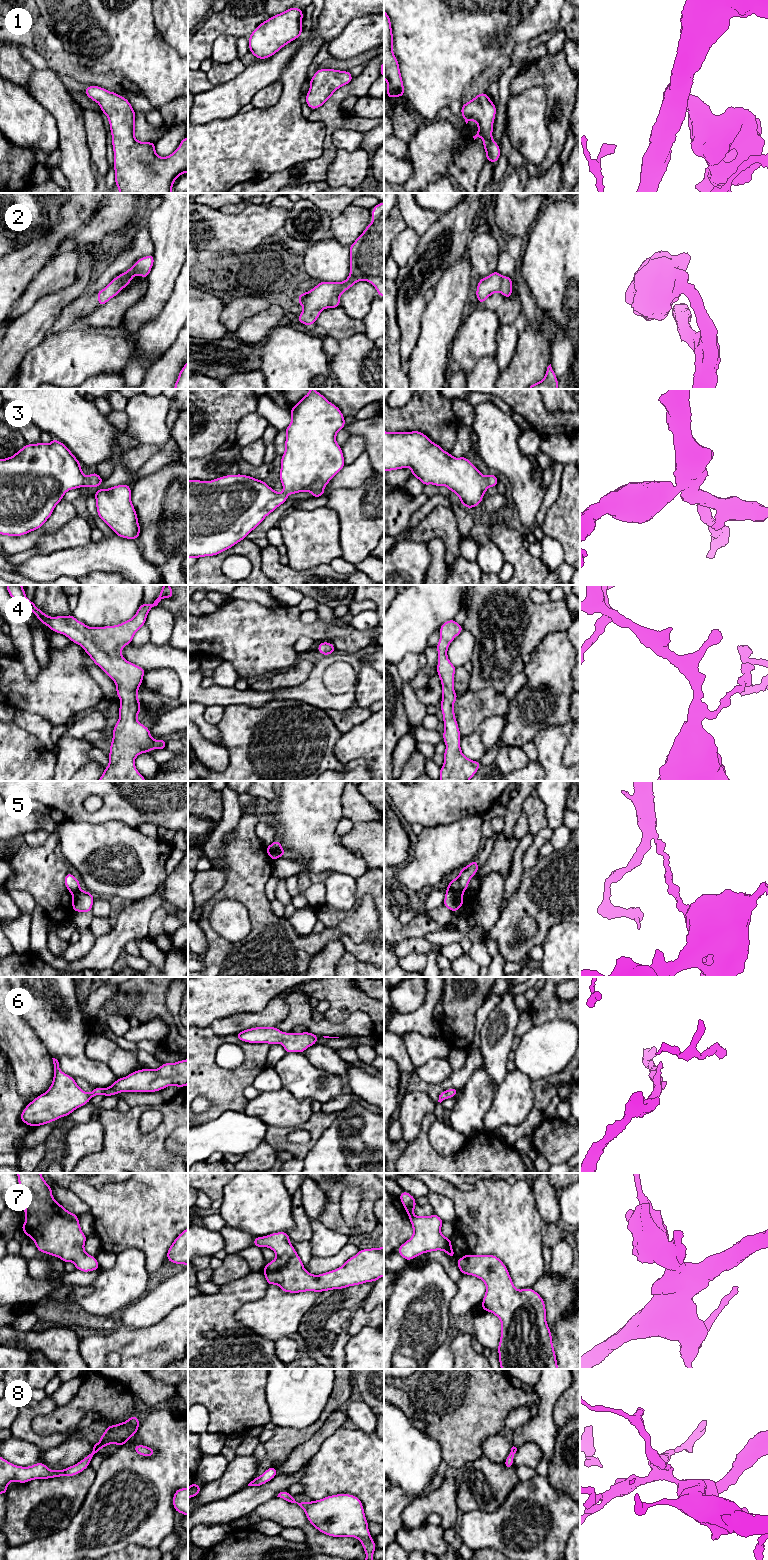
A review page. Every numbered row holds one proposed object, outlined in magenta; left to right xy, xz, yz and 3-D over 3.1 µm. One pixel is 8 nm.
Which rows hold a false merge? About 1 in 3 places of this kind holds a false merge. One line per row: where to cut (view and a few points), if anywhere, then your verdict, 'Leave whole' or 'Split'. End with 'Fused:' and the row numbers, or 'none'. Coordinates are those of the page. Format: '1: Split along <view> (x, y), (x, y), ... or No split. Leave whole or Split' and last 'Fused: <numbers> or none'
1: No split. Leave whole
2: No split. Leave whole
3: No split. Leave whole
4: No split. Leave whole
5: Split along yz (447, 888), (463, 892). Split
6: No split. Leave whole
7: No split. Leave whole
8: No split. Leave whole
Fused: 5

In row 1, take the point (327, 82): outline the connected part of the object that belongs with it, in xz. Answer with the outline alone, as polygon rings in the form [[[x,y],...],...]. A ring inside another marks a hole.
[[[318,69],[310,81],[305,103],[312,109],[320,108],[334,92],[353,80],[350,71]]]

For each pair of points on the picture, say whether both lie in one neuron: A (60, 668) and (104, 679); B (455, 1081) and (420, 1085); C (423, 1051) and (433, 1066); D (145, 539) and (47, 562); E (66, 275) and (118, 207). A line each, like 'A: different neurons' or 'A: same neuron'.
A: different neurons
B: same neuron
C: different neurons
D: different neurons
E: different neurons

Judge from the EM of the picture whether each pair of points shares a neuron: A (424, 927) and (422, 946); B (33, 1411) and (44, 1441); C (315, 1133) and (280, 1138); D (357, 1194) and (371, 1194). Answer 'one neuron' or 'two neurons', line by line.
A: two neurons
B: one neuron
C: one neuron
D: two neurons

